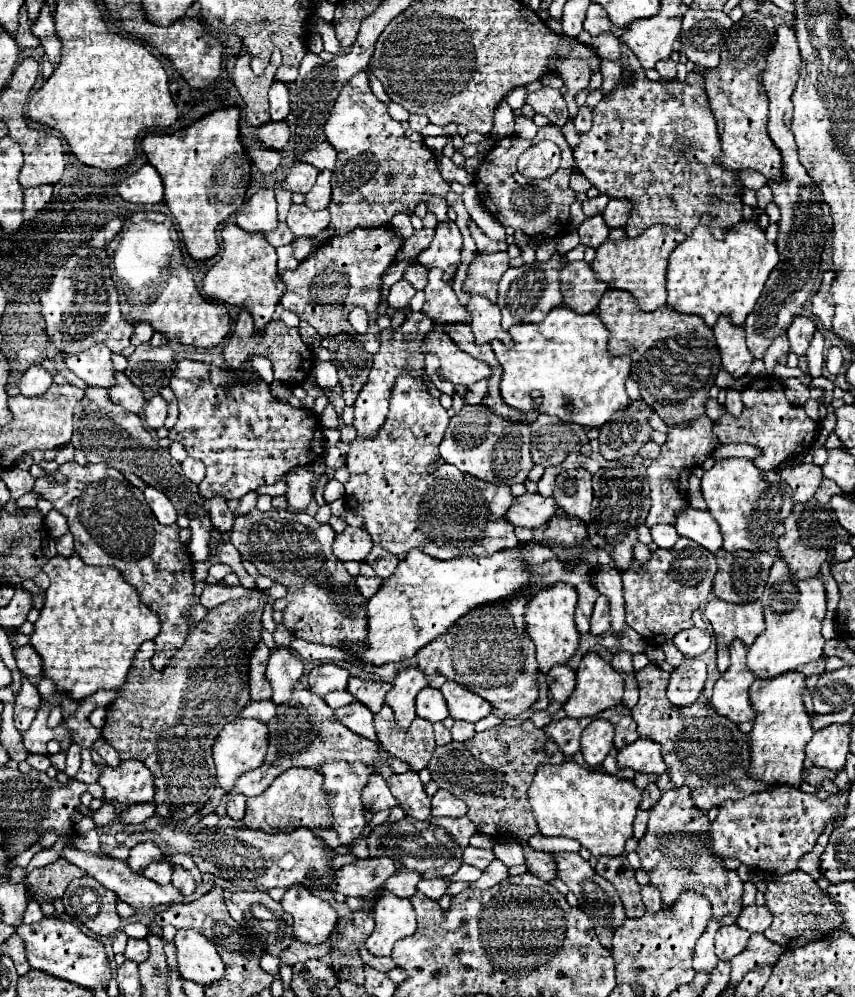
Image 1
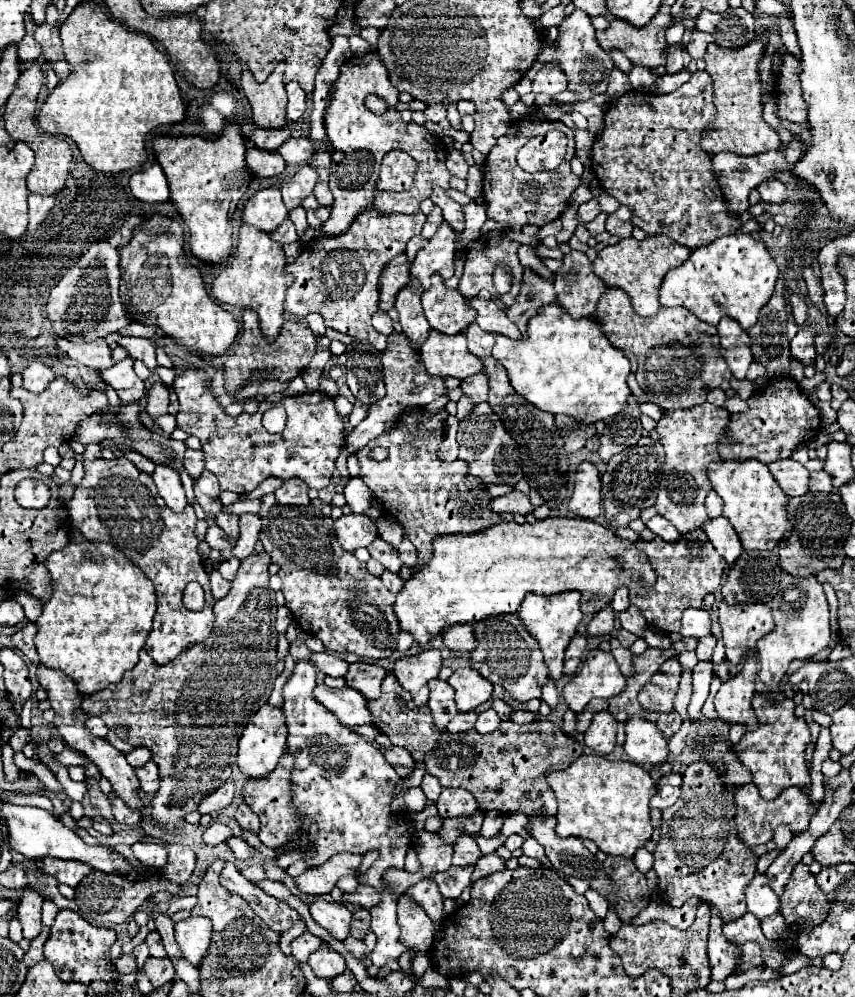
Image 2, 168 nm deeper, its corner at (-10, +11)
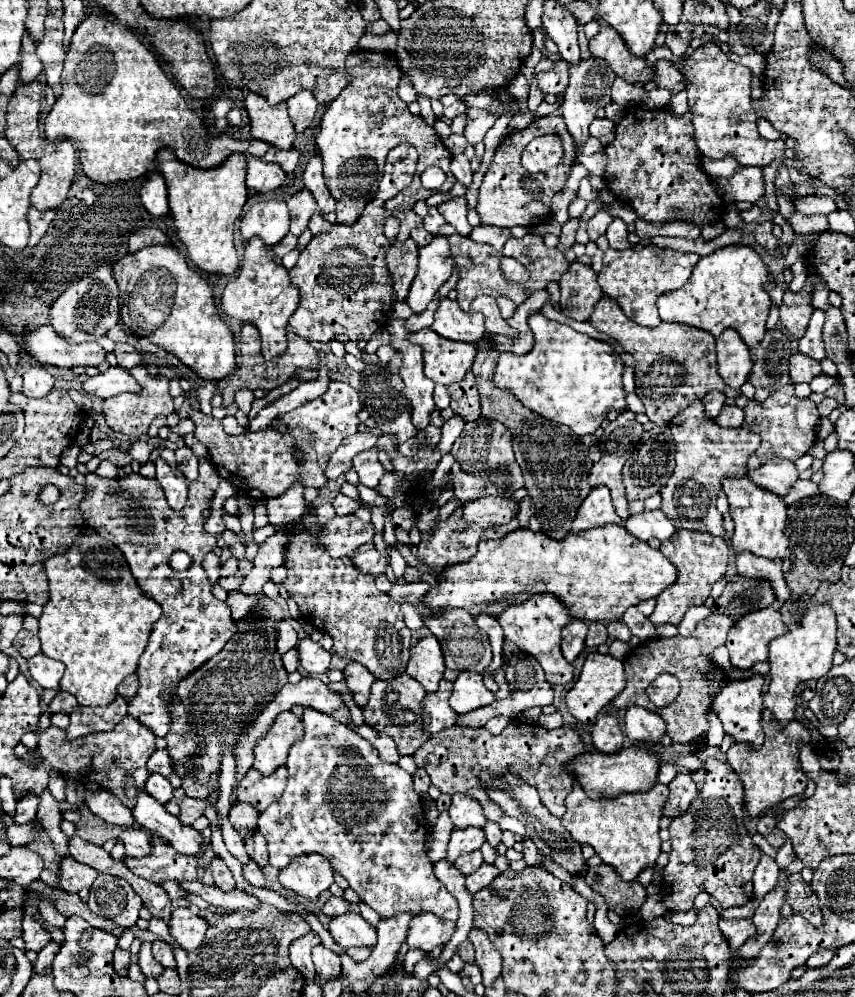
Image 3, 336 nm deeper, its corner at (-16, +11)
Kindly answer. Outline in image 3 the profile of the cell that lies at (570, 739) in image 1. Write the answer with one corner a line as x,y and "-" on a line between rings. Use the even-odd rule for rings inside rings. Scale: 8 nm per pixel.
712,614
712,616
708,616
708,620
704,620
704,624
700,624
700,628
696,628
696,632
692,636
686,636
686,638
680,634
676,634
672,638
656,636
656,640
640,642
624,658
626,688
612,700
612,710
644,706
644,708
660,714
666,722
666,732
674,742
692,742
692,740
706,736
710,730
708,714
710,714
712,700
714,700
716,692
720,692
720,688
724,688
724,684
728,682
726,672
712,662
712,652
718,646
726,644
726,634
732,628
732,624
734,624
734,620
730,616
-
664,672
674,674
680,680
680,694
676,696
672,706
656,708
648,700
646,688
652,684
652,680
656,676
664,674

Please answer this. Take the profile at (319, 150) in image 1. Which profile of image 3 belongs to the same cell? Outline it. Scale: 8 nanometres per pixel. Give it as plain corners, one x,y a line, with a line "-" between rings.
270,146
262,160
264,160
264,162
278,164
286,174
290,174
290,172
296,168
296,164
298,164
300,158
302,158
302,154
300,154
298,150
294,150
294,148
292,148
292,150
278,150
278,148

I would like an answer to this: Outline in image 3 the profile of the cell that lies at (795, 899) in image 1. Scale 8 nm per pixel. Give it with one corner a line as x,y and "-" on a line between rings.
790,874
786,884
788,884
788,900
786,902
792,906
792,910
802,914
812,926
820,928
822,926
822,912
820,912
818,898
812,892
810,884
806,884
800,874

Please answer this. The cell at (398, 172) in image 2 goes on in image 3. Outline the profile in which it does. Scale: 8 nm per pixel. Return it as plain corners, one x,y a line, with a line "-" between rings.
410,144
392,148
386,156
378,194
366,204
362,216
350,226
334,224
328,232
314,236
300,252
296,266
290,270
290,282
300,290
300,306
290,316
288,324
294,334
316,342
330,342
338,334
346,334
360,350
364,350
370,336
386,326
388,312
396,302
396,290
384,262
390,240
384,236
382,228
388,216
396,216
400,218
398,240
408,240
410,232
422,226
422,218
414,212
390,212
384,208
384,202
412,182
416,162
418,152

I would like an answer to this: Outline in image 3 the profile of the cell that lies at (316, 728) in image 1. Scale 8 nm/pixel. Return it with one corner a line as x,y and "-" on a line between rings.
182,798
182,800
178,802
178,806
180,806
180,814
178,814
180,824
188,824
188,826
190,826
196,818
202,816
202,810
206,808
206,804
208,804
208,802
204,802
204,800

